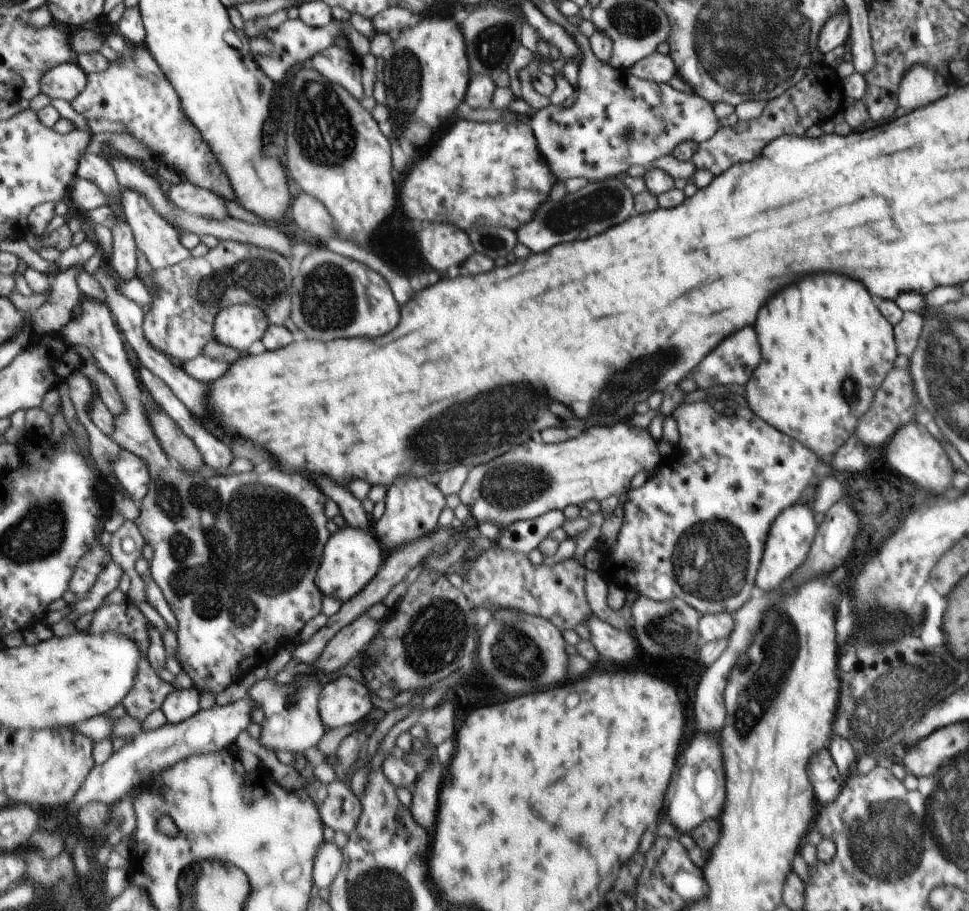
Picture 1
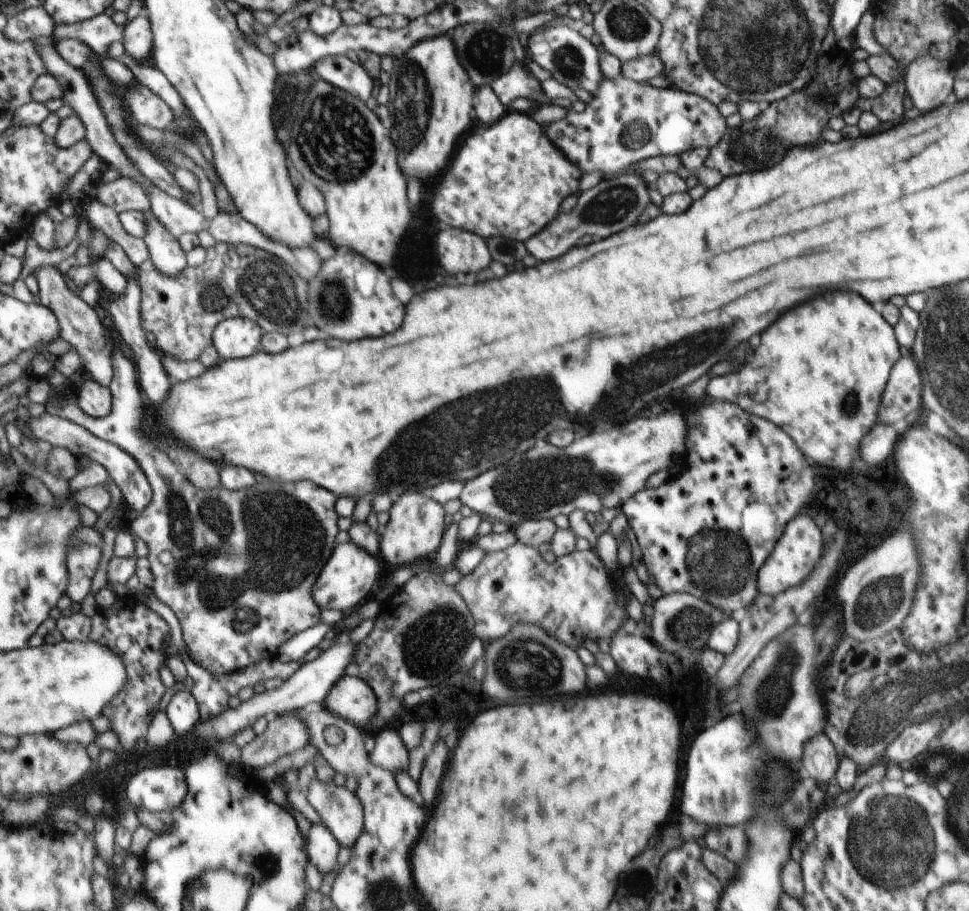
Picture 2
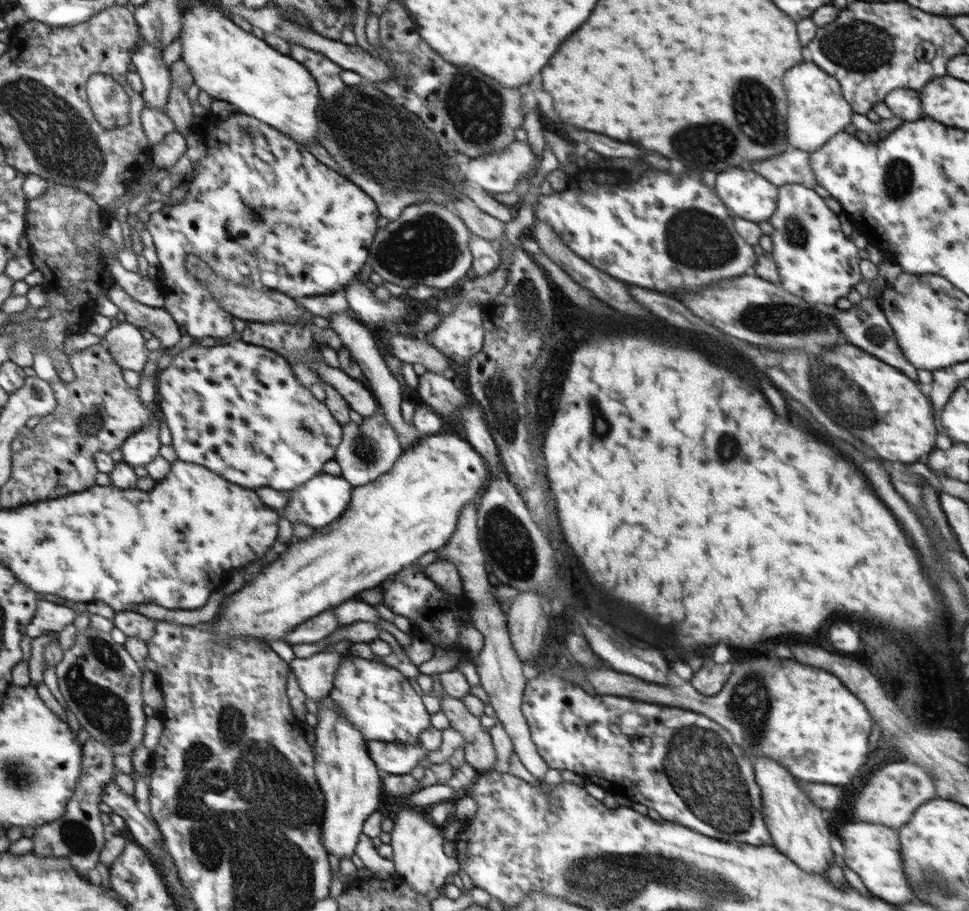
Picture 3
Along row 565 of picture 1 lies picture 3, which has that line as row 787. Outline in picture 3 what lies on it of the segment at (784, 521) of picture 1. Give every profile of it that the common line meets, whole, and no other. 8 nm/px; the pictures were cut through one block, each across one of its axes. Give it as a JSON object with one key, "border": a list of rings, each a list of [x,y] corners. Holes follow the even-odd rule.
{"border":[[[756,758],[756,782],[761,787],[763,815],[772,842],[780,850],[784,850],[784,854],[788,854],[787,857],[792,858],[792,862],[795,862],[800,869],[828,878],[822,872],[822,868],[826,870],[831,863],[834,863],[834,858],[830,848],[830,830],[828,830],[828,822],[824,826],[822,810],[810,802],[810,798],[800,790],[796,778],[786,768],[782,768],[776,760]]]}

